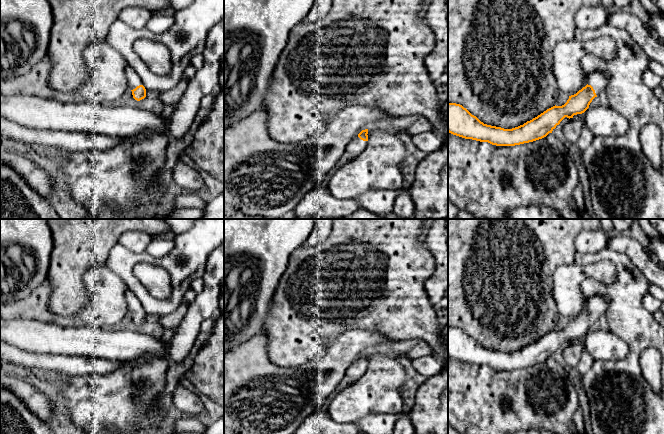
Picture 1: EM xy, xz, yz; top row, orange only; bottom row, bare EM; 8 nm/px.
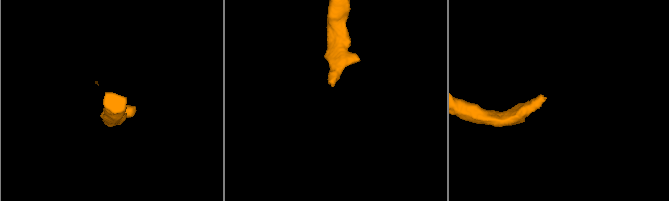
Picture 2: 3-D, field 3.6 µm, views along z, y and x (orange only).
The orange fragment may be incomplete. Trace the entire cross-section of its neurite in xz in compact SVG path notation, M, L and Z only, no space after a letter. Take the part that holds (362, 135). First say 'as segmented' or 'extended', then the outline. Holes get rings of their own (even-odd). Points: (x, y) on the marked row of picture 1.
extended | M368 129L362 130L346 147L352 159L356 158L366 147L368 141Z

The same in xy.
extended | M129 65L126 67L126 76L133 98L137 101L144 99L146 97L146 89L142 85L138 74Z

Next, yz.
extended | M593 72L587 85L569 96L562 106L553 106L523 125L512 129L491 126L481 122L460 104L448 103L448 132L496 146L515 146L546 137L565 118L584 113L592 100L604 91L608 78L602 72Z

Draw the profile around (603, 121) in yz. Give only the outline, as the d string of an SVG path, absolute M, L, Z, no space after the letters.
M609 106L588 108L584 112L583 122L594 136L603 138L622 136L629 127L628 121Z

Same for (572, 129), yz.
M570 118L567 123L562 128L562 132L567 141L576 144L583 127L583 119L580 118Z

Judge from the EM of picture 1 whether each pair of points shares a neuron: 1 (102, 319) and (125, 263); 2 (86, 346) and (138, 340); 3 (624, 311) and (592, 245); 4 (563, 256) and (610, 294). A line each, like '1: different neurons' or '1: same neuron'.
1: different neurons
2: same neuron
3: different neurons
4: different neurons

